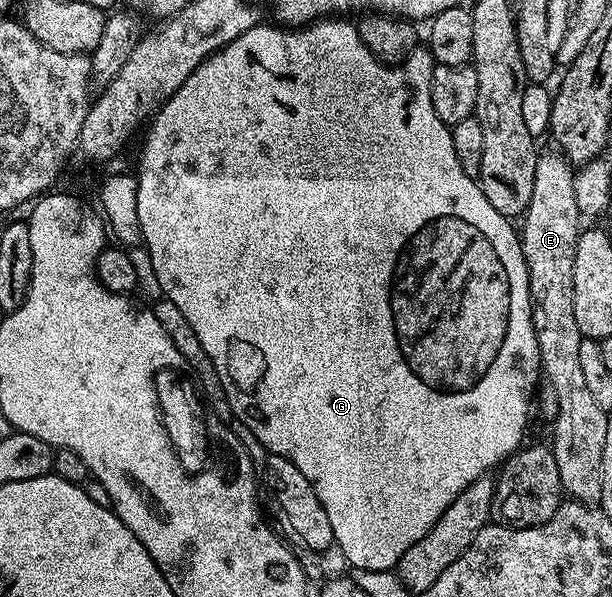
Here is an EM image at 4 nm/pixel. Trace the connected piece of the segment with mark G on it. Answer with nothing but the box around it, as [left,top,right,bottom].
[135,17,543,571]

